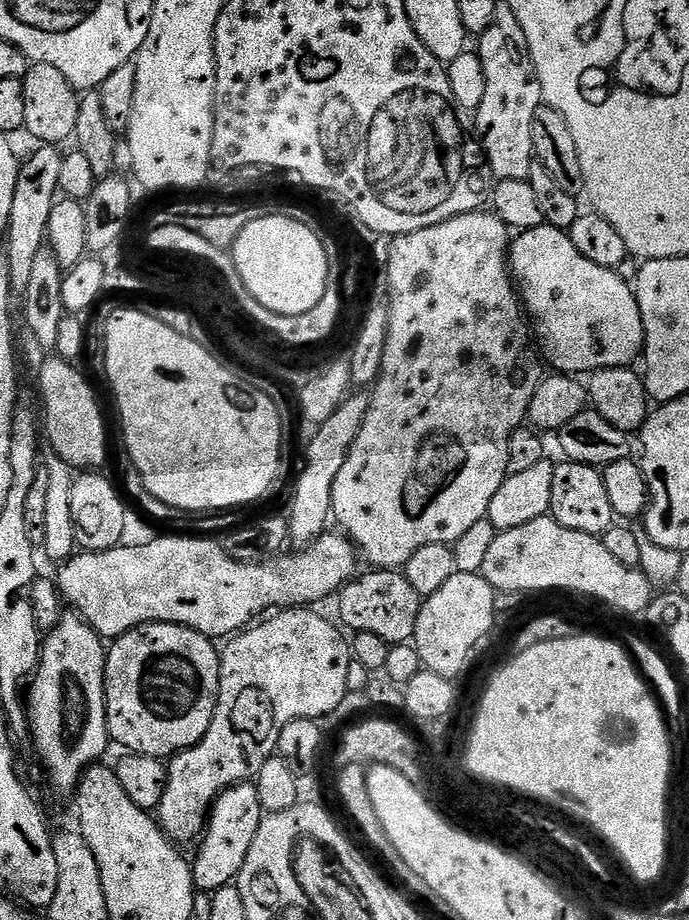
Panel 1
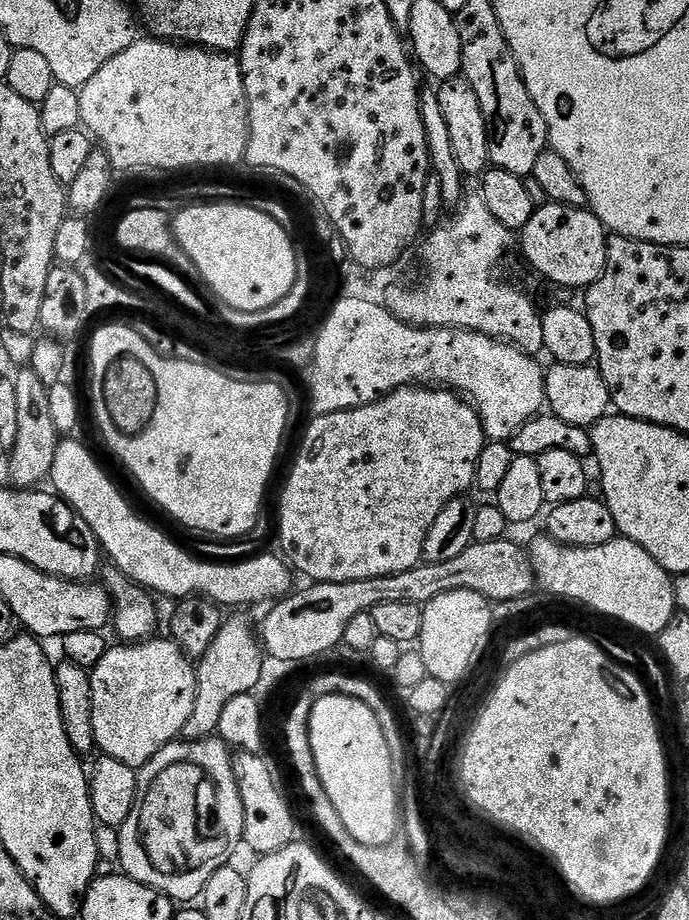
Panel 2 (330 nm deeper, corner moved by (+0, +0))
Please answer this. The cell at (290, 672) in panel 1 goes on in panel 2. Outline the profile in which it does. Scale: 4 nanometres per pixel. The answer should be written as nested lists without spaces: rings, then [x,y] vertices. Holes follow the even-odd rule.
[[[177,738],[168,744],[150,762],[138,772],[138,790],[136,800],[152,800],[148,808],[140,808],[136,816],[172,816],[172,796],[208,796],[208,800],[192,800],[192,804],[200,804],[200,816],[204,816],[204,804],[212,808],[212,820],[224,812],[224,840],[212,840],[212,860],[208,864],[192,864],[192,868],[184,868],[184,872],[176,872],[176,868],[168,868],[168,864],[148,864],[148,856],[144,856],[144,848],[140,848],[140,820],[136,816],[126,818],[126,822],[118,829],[120,836],[120,864],[123,875],[134,882],[142,882],[162,894],[166,894],[174,902],[180,900],[199,901],[204,895],[206,882],[214,875],[214,870],[225,867],[236,847],[241,847],[244,838],[244,811],[242,810],[242,794],[232,769],[233,753],[227,744],[219,738],[207,740],[185,740]]]

